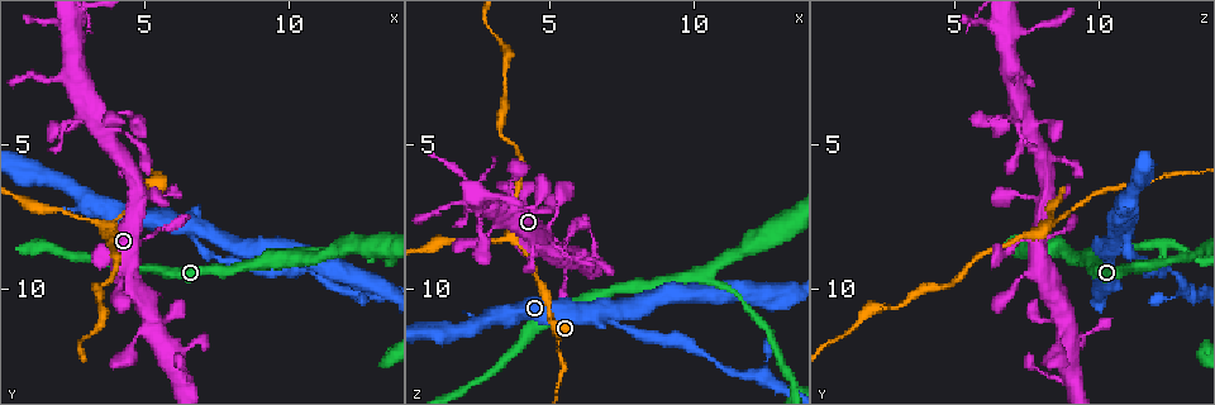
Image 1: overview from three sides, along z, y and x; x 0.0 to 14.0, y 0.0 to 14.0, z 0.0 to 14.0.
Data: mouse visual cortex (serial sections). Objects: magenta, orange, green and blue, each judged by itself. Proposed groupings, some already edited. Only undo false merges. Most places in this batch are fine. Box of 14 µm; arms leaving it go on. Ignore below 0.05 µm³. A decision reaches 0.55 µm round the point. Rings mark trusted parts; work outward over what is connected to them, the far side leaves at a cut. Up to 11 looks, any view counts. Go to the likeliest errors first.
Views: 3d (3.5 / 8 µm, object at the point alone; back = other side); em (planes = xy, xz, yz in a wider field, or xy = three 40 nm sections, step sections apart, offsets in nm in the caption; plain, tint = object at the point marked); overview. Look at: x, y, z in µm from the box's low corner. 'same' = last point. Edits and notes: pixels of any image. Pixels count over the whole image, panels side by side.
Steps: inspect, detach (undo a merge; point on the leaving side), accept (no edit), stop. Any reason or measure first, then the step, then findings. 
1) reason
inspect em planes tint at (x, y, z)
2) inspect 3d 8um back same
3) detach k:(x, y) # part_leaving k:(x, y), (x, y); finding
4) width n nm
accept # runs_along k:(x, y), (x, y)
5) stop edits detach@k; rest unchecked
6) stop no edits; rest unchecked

branch point
inspect 3d 3.5um back at (3.6, 7.8, 8.2)

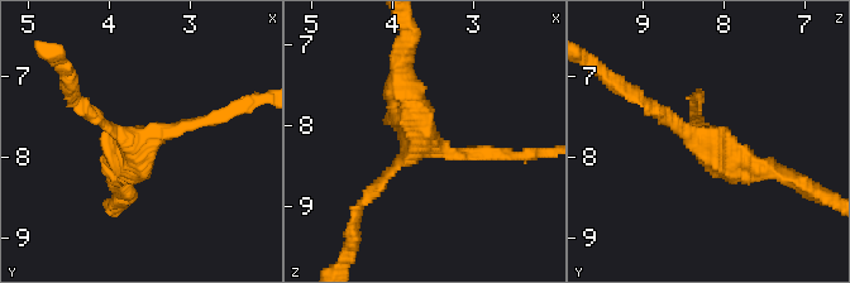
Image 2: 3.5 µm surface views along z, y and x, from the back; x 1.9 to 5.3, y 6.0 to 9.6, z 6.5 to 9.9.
arms 3; arm_widths 150, 150, 300 nm; shape alone is not enough
inspect em xy step 3 tint at (3.70, 7.80, 8.20)

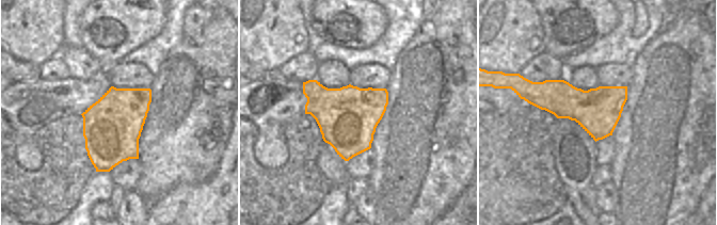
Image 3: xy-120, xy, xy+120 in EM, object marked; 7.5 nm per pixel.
accept # runs_along 2:(652, 106), (722, 161), (781, 172); all the same cell

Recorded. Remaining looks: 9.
three arms meet
inspect 3d 3.5um at (10.6, 8.9, 9.7)

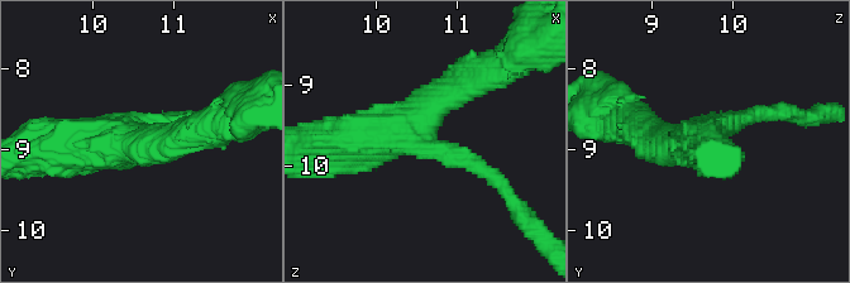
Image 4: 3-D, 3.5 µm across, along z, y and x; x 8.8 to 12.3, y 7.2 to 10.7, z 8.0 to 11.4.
arms 3; arm_widths 250, 400, 600 nm
inspect em xy step 2 tint same

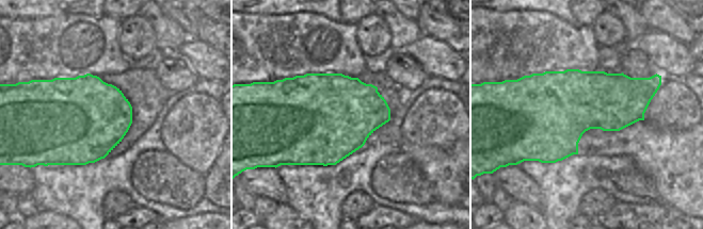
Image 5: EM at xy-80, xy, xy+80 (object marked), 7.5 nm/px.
another direction
inspect em xy step 1 tint same

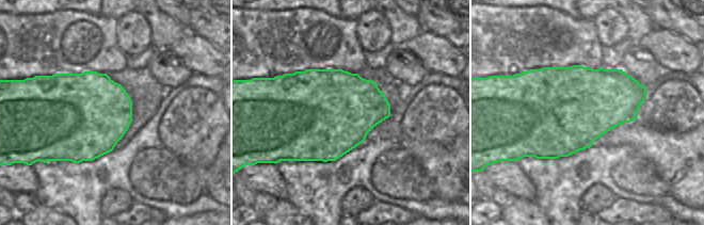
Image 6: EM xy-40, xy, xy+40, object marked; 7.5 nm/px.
accept # runs_along 4:(330, 144), (411, 128), (477, 76); continuous, no second cell

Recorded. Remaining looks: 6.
sudden change in width
inspect 3d 3.5um at (5.4, 11.5, 8.8)

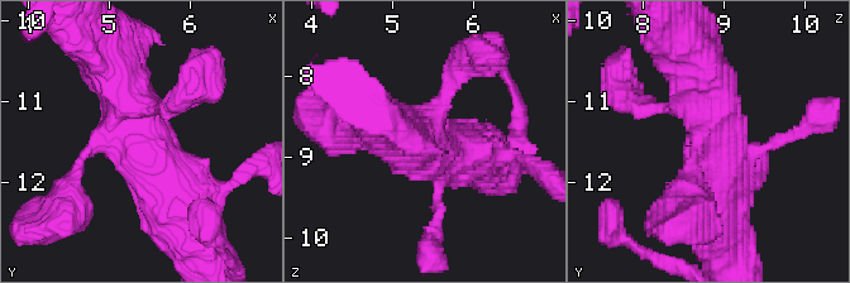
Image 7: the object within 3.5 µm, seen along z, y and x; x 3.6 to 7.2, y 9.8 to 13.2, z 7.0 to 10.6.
need the tissue
inspect em xy step 1 tint at (5.40, 11.45, 8.90)

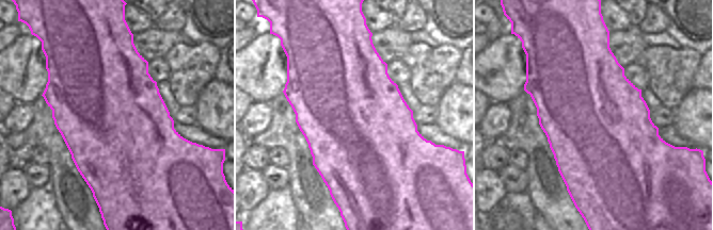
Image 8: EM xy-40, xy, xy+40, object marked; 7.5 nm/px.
inspect em xy step 2 tint same

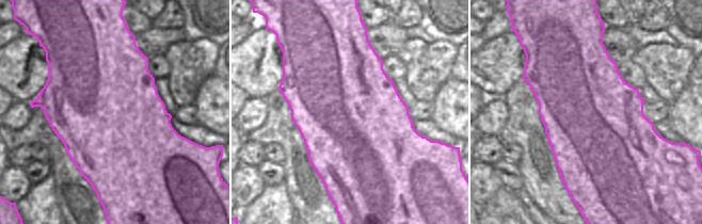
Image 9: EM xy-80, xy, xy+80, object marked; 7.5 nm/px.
accept # runs_along 7:(99, 48), (172, 187); all the same cell

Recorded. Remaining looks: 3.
three arms meet
inspect 3d 3.5um at (6.7, 8.2, 11.0)

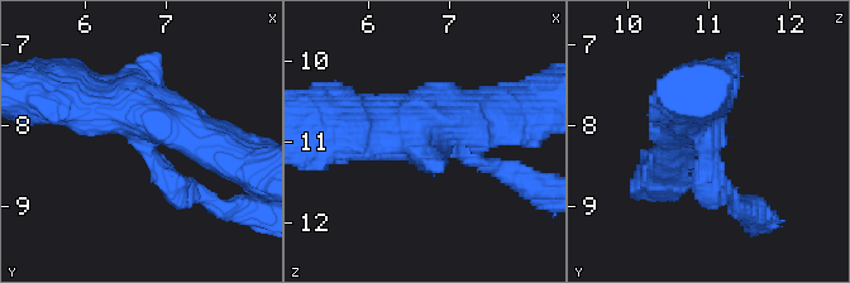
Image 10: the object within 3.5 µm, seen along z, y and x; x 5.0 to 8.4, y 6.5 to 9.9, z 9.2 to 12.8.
inspect em xy step 1 tint at (6.75, 8.25, 10.95)

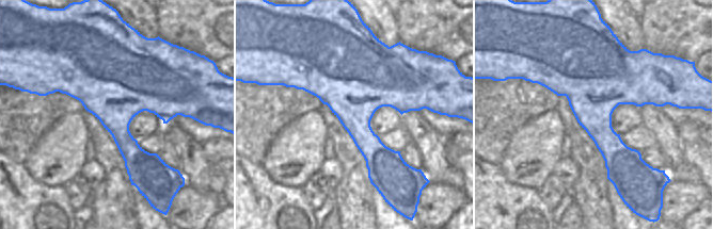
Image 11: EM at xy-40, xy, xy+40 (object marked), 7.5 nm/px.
accept # runs_along 10:(67, 97), (176, 120), (219, 148); one cell here

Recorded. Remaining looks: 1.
stop no edits; rest unchecked

